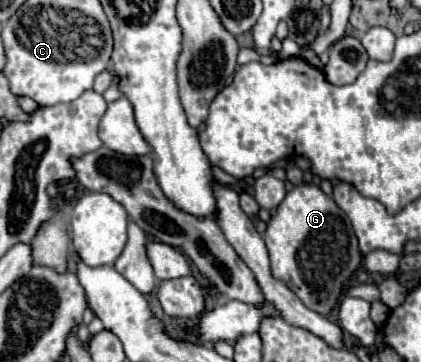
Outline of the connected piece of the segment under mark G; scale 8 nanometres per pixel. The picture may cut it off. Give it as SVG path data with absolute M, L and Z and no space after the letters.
M312 183L288 191L264 231L264 243L270 253L272 275L284 281L308 309L324 317L338 305L344 285L362 265L362 253L346 213Z

